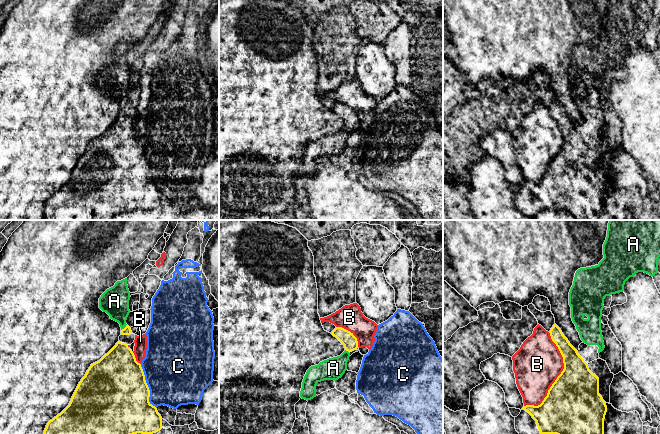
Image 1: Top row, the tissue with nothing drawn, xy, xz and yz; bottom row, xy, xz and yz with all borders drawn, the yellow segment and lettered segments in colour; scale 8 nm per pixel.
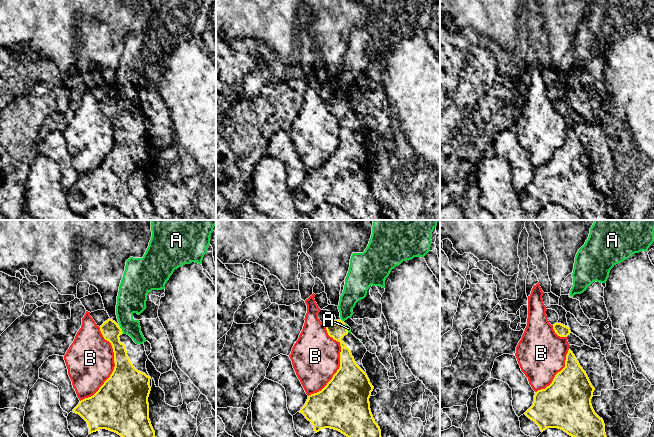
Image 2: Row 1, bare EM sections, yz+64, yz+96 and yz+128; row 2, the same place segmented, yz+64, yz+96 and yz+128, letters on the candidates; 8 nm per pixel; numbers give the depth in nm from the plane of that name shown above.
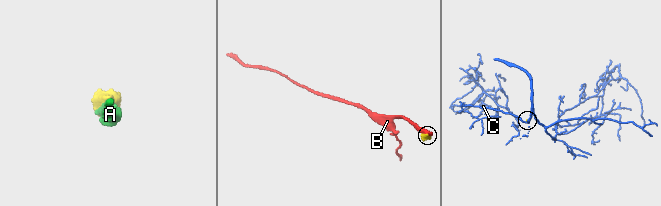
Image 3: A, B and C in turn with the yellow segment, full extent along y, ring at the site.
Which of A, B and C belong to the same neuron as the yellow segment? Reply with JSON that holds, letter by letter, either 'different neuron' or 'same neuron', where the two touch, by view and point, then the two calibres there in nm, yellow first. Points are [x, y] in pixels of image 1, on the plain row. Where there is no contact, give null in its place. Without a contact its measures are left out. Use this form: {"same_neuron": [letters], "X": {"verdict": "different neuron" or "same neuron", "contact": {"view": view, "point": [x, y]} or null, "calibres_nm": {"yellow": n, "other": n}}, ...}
{"same_neuron": ["A"], "A": {"verdict": "same neuron", "contact": {"view": "xy", "point": [125, 103]}, "calibres_nm": {"yellow": 60, "other": 220}}, "B": {"verdict": "different neuron", "contact": {"view": "yz", "point": [558, 152]}, "calibres_nm": {"yellow": 440, "other": 380}}, "C": {"verdict": "different neuron", "contact": {"view": "xy", "point": [147, 162]}, "calibres_nm": {"yellow": 500, "other": 480}}}

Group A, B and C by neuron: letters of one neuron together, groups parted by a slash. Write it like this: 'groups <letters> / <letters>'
groups A / B / C

